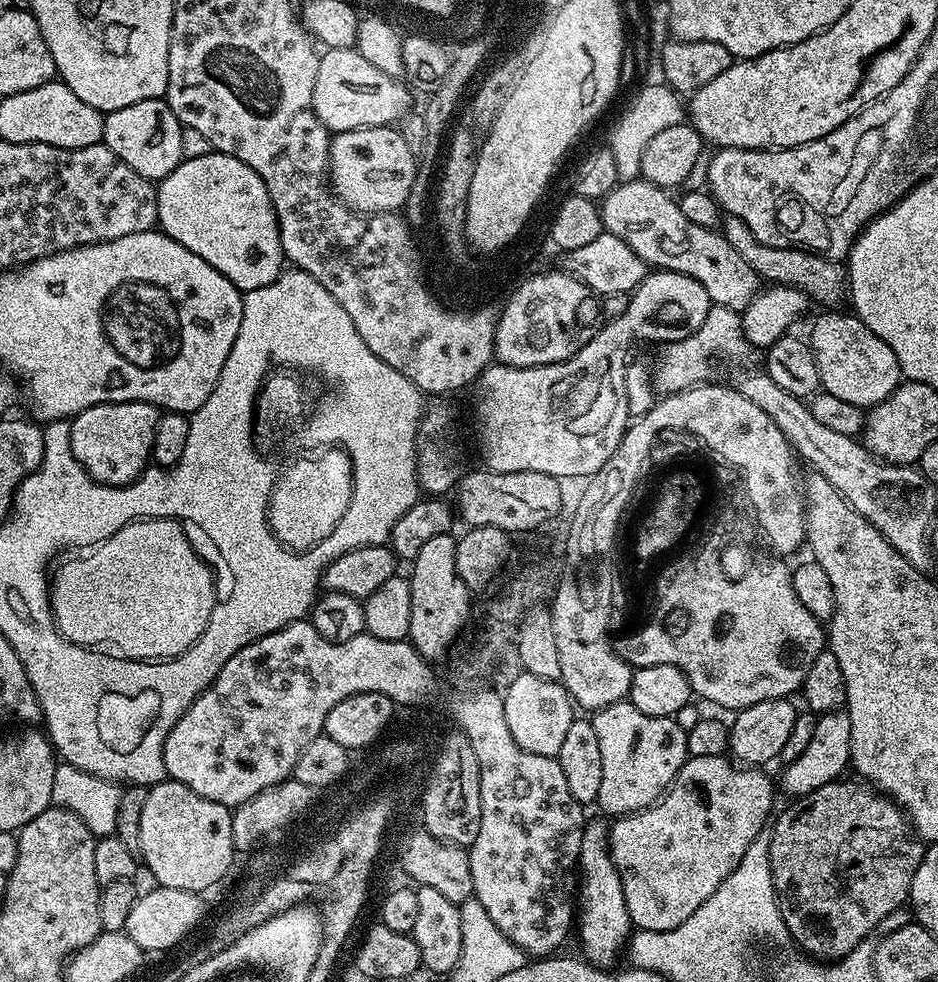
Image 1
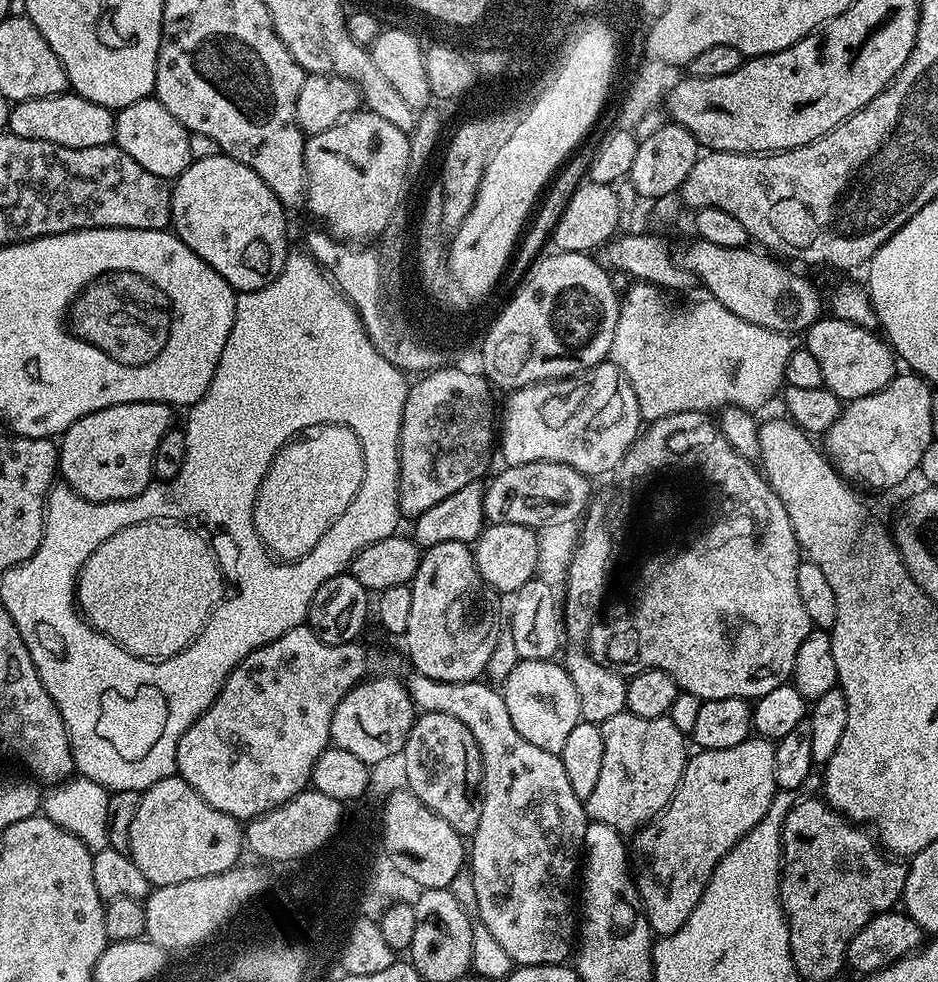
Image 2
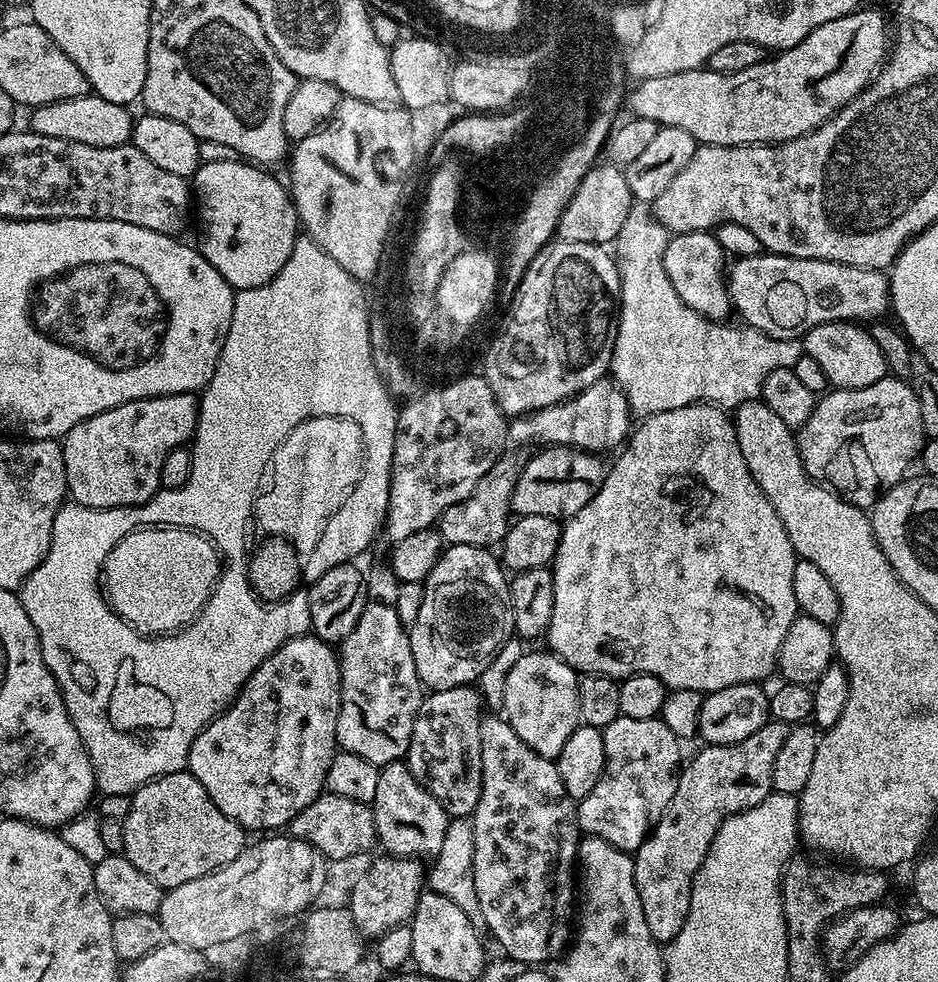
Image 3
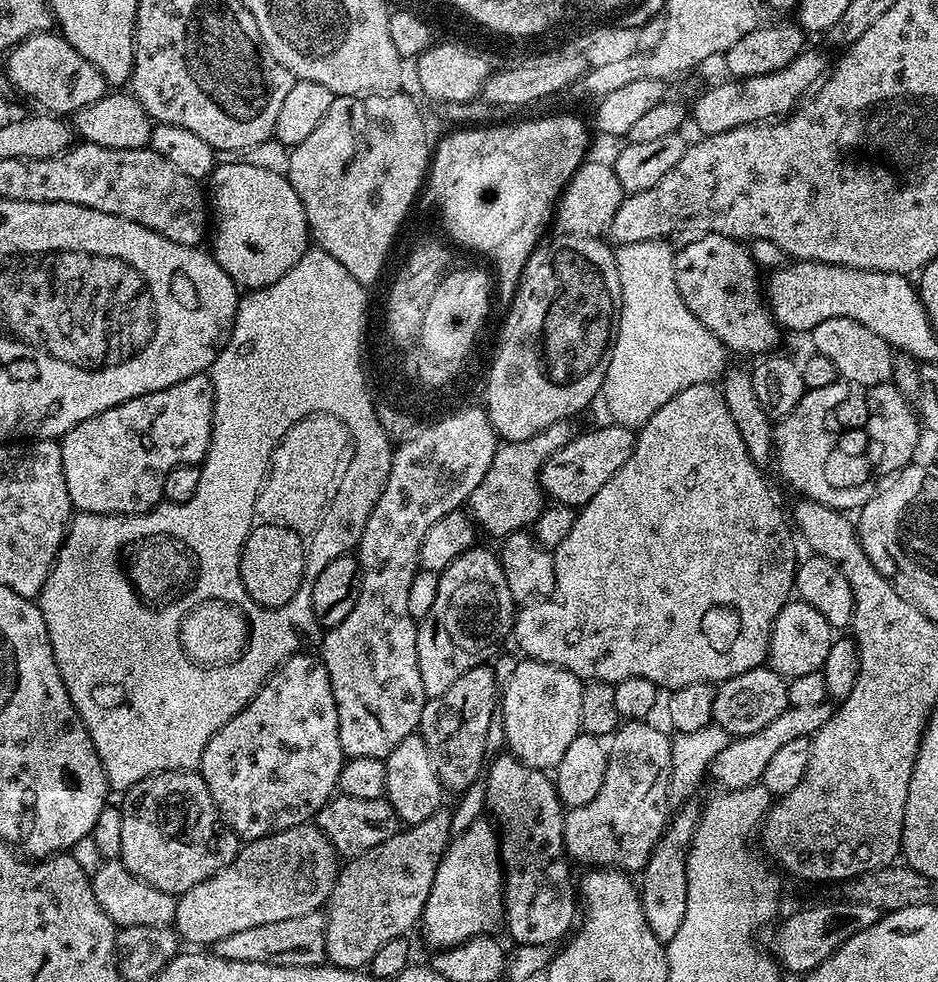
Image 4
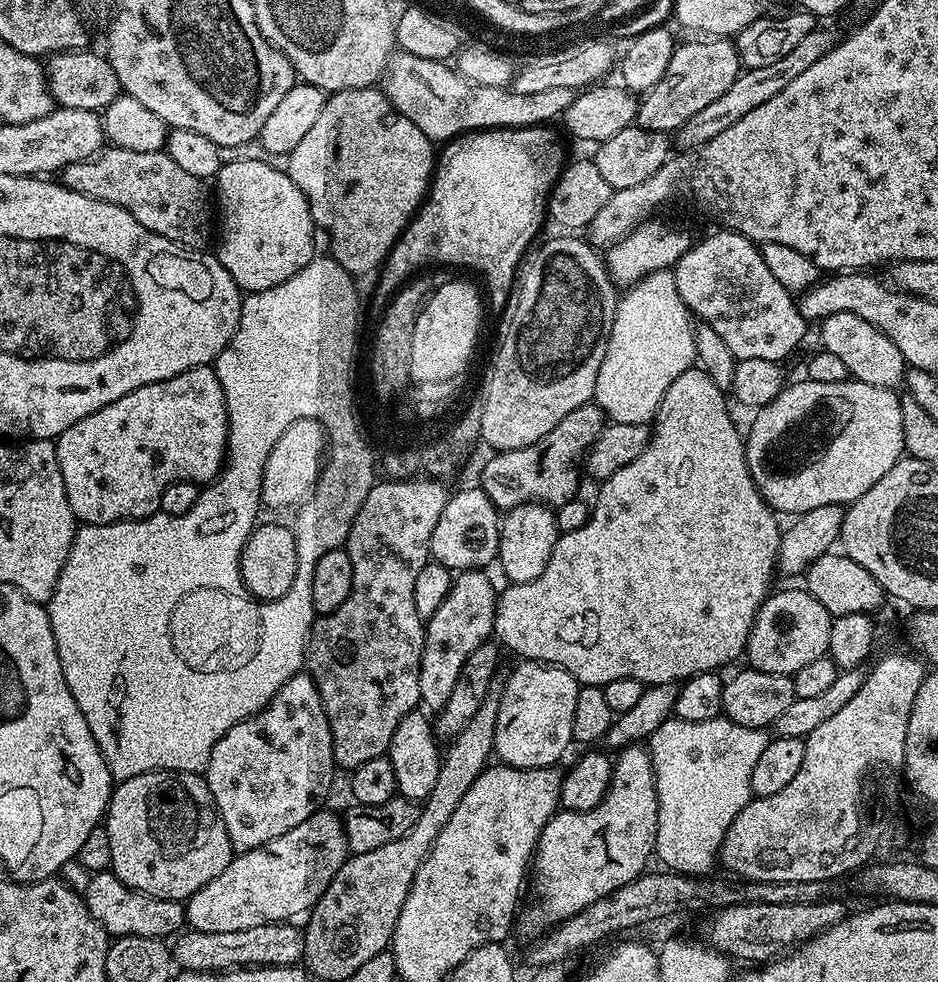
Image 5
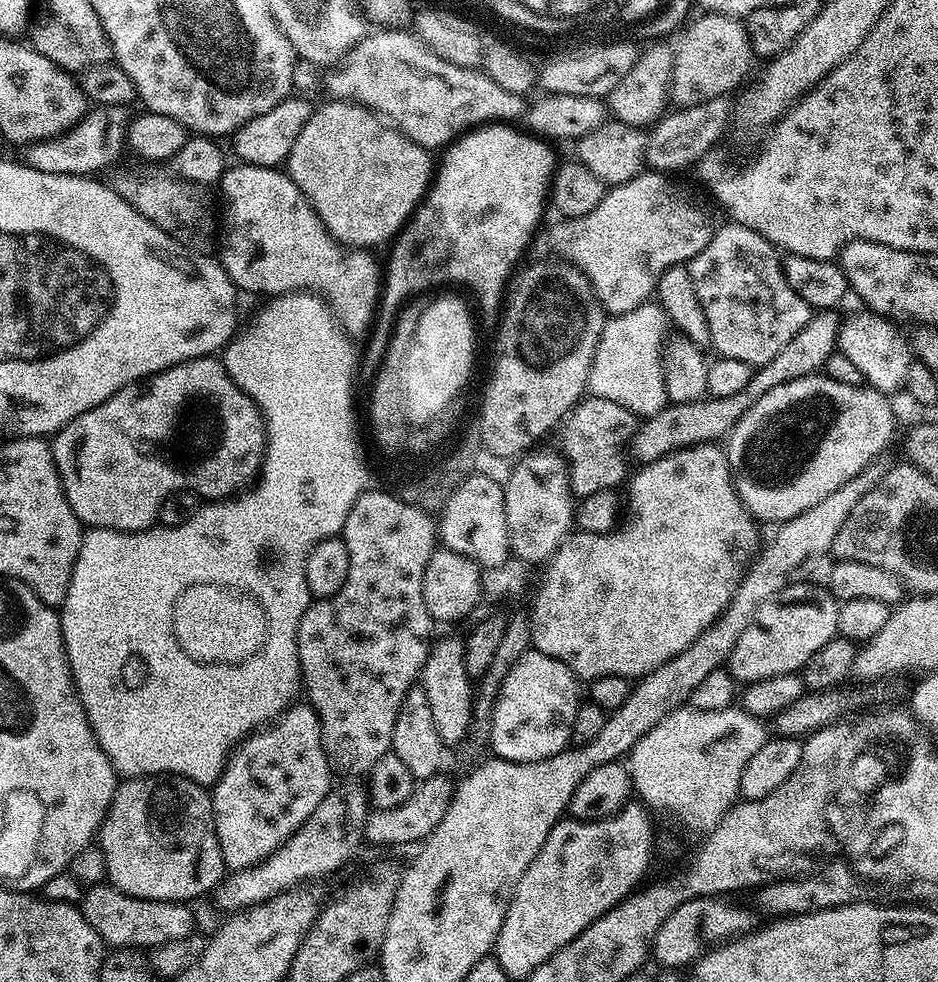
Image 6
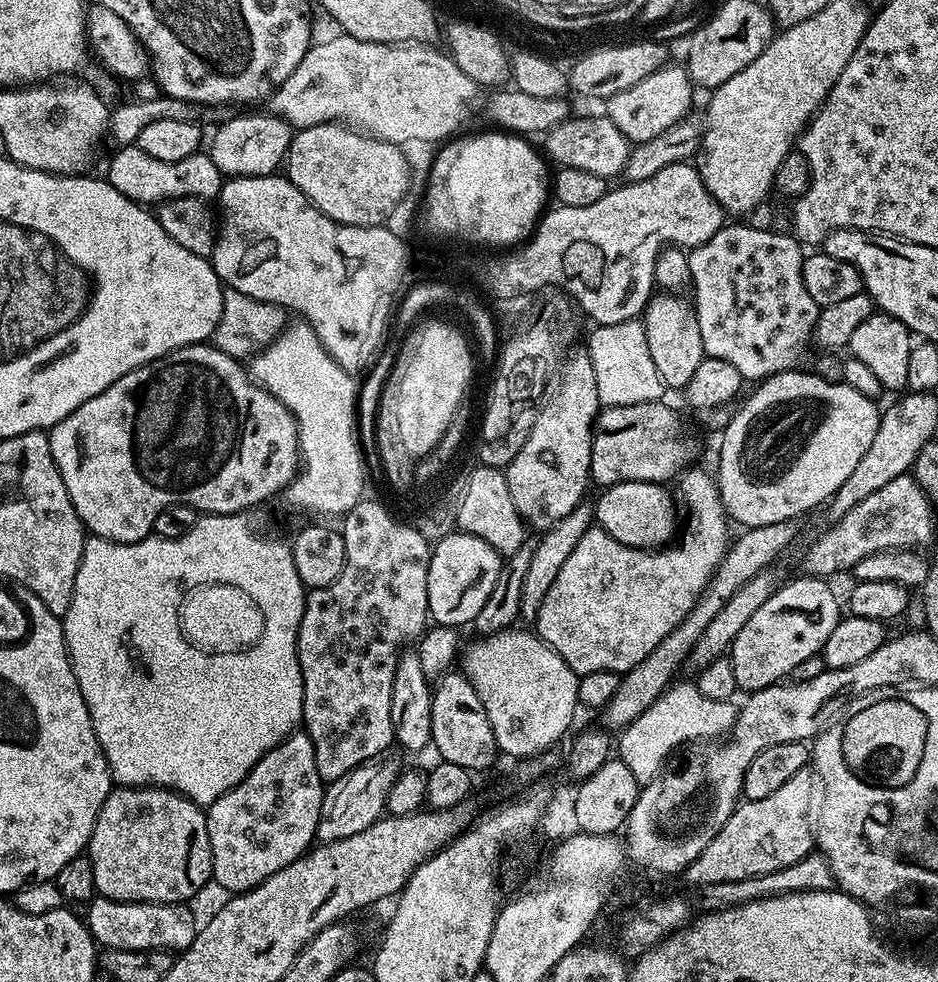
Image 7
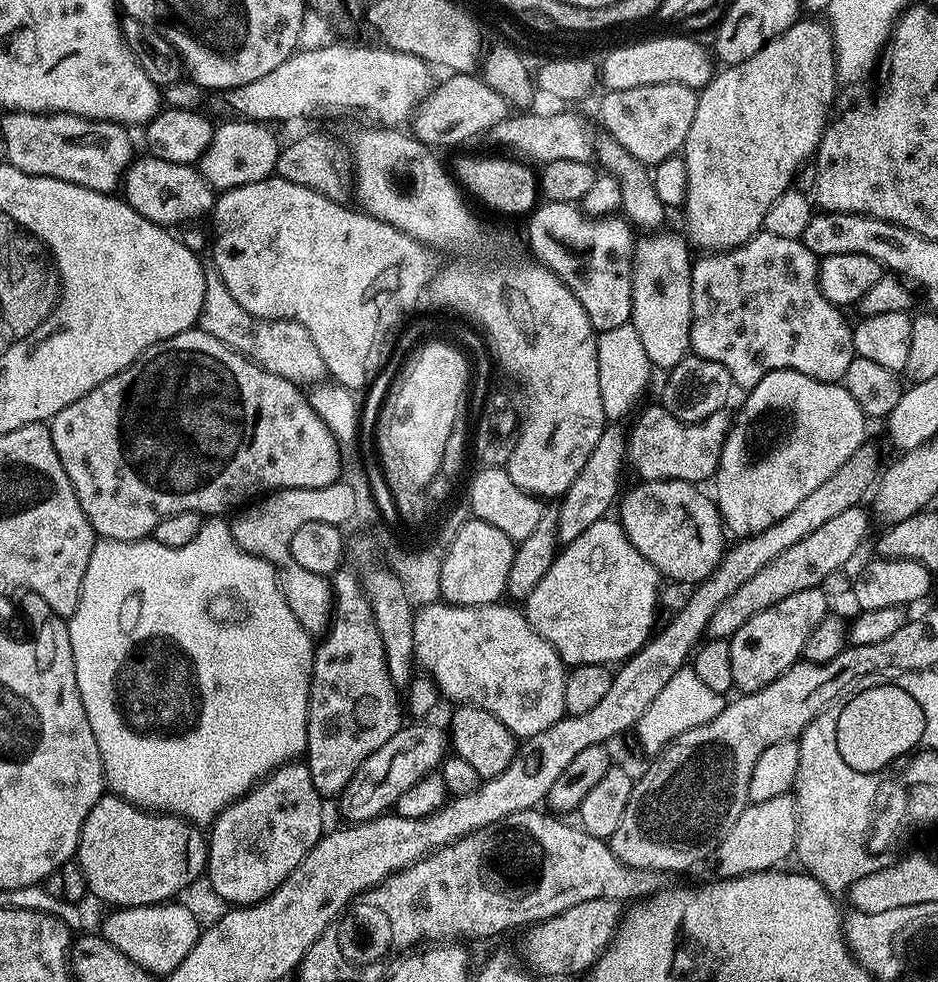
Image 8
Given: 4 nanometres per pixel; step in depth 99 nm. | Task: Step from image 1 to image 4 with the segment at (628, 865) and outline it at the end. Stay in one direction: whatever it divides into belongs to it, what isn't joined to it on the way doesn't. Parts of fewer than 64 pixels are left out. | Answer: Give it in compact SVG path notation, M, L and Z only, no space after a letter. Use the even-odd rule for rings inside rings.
M825 702L818 706L800 706L798 708L786 708L774 718L749 736L738 736L729 739L728 745L720 751L714 758L710 769L711 779L716 779L721 784L721 789L735 790L738 788L750 788L760 784L762 770L766 770L766 762L780 747L786 742L791 742L797 738L811 738L815 736L816 731L831 718L834 711L831 703ZM692 802L685 803L680 813L669 819L664 833L656 841L650 858L644 864L642 877L638 887L642 910L646 914L646 926L650 926L650 934L658 938L662 945L668 945L678 934L678 926L682 926L682 917L686 915L686 868L684 860L688 856L688 847L696 833L696 823L700 820L701 809L695 808Z

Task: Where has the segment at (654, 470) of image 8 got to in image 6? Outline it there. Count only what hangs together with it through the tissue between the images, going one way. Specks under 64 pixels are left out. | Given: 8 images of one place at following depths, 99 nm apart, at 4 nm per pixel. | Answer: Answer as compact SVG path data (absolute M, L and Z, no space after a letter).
M585 395L559 425L559 451L568 462L568 484L572 495L583 498L598 490L616 490L630 476L630 441L638 427L638 418L630 410L606 398Z

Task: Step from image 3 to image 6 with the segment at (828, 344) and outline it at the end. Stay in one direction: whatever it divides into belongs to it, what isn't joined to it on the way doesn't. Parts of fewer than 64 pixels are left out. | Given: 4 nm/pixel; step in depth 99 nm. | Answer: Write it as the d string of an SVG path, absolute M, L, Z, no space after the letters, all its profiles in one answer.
M859 310L853 316L845 315L840 321L840 333L836 339L836 347L839 352L846 354L846 358L850 358L850 362L862 373L864 384L869 388L878 390L885 394L893 394L892 392L900 392L906 382L906 374L910 371L914 359L914 353L910 347L910 340L907 335L903 336L899 332L897 325L893 323L889 317L880 316L877 312L867 310Z

